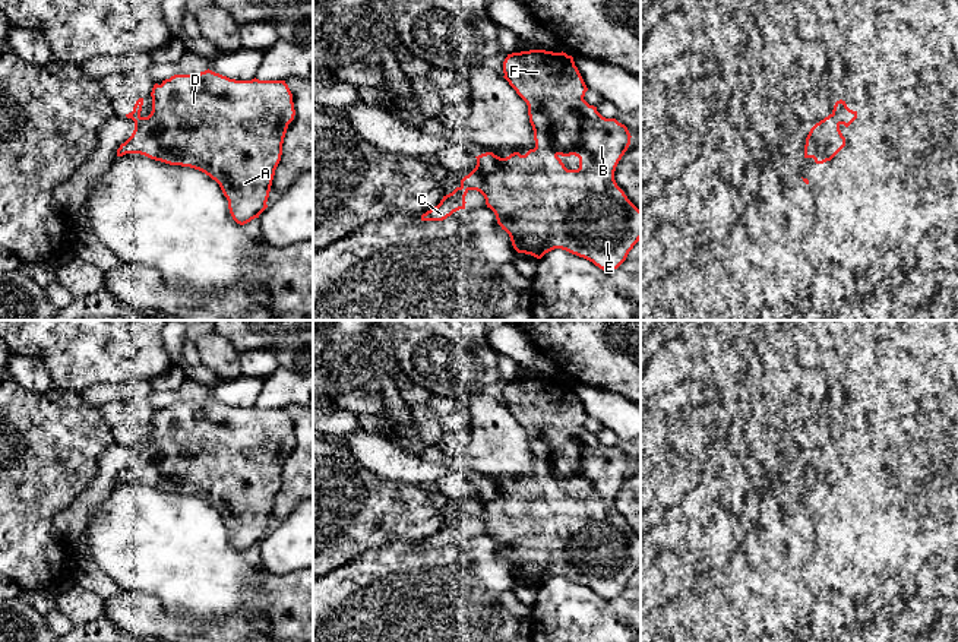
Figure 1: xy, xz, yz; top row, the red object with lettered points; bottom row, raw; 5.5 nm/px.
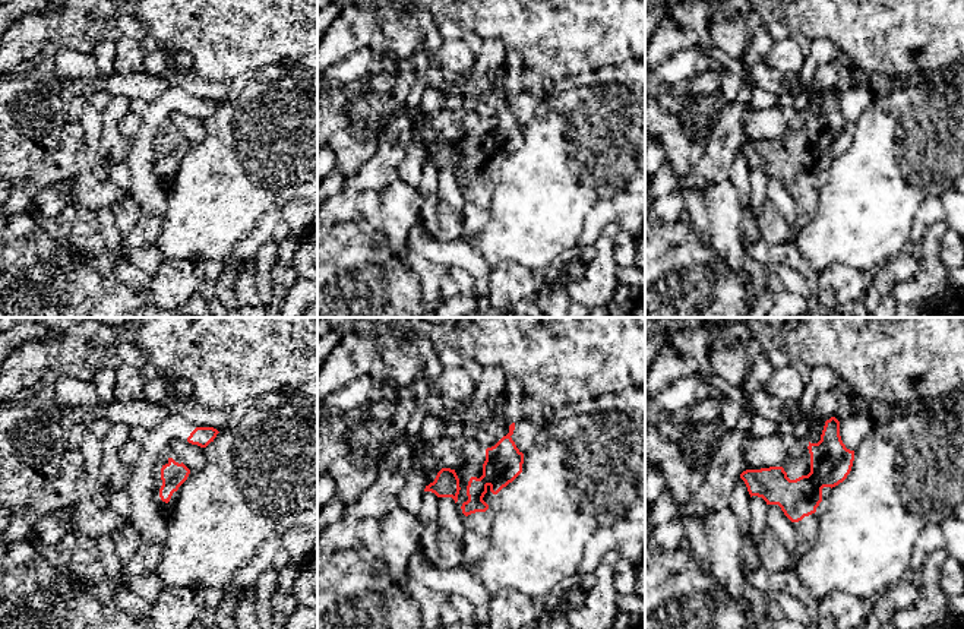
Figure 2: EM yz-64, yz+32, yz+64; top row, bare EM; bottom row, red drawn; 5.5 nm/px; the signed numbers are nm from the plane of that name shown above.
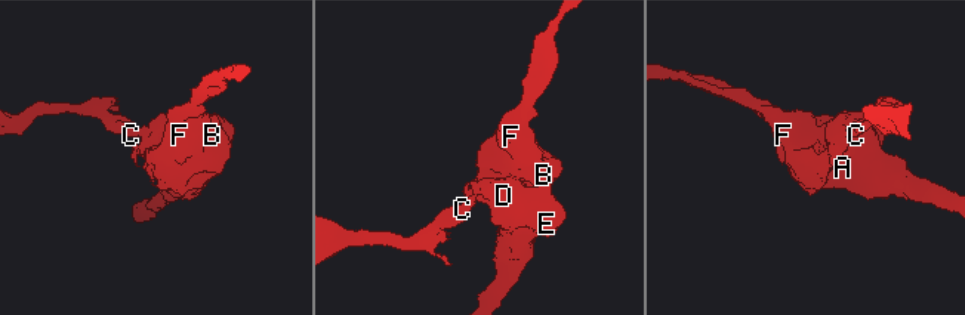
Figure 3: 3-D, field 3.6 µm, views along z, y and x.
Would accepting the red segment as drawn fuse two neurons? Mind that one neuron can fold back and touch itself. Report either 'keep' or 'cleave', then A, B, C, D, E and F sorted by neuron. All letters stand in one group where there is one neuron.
cleave; groups A B D E F / C

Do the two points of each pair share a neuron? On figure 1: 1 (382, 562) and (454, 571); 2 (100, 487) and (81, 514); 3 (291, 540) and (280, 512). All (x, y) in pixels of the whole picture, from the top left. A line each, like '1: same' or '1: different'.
1: same
2: same
3: different

